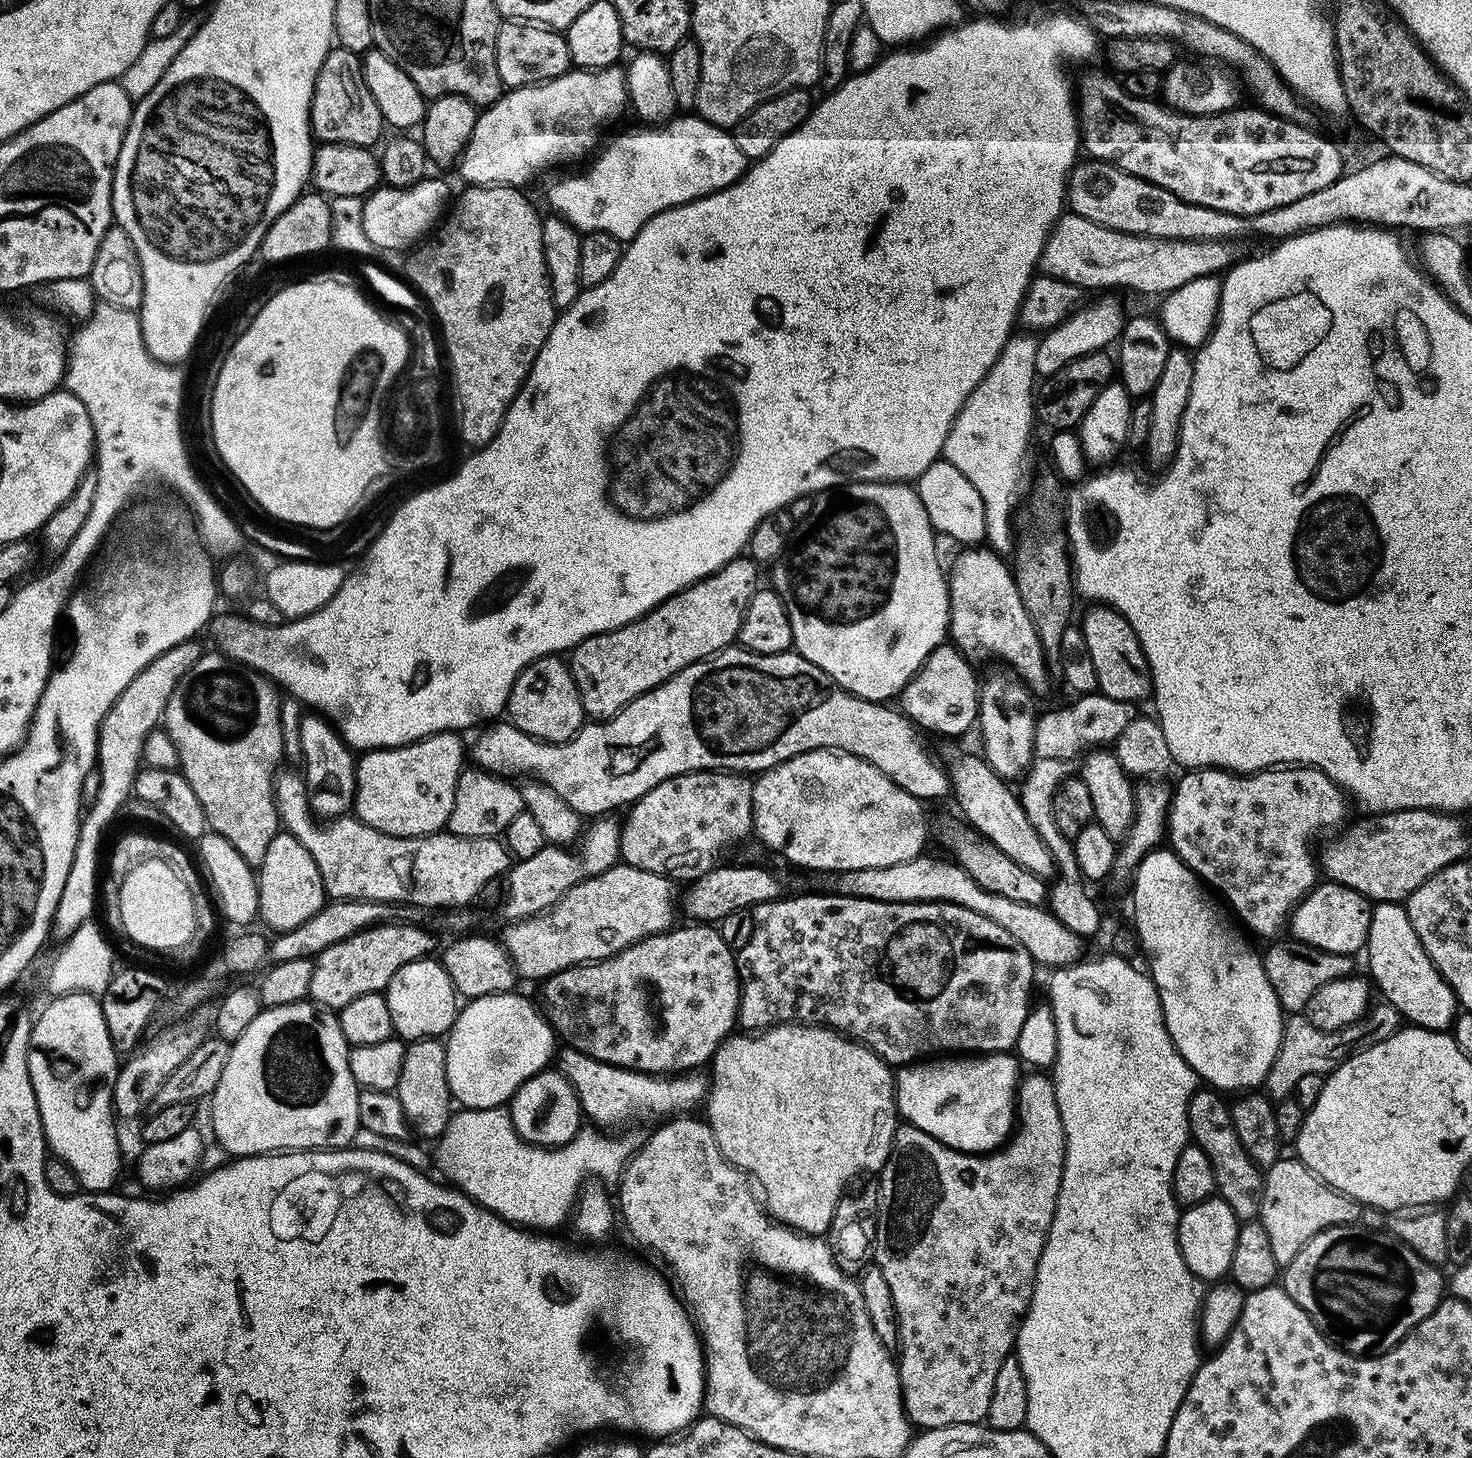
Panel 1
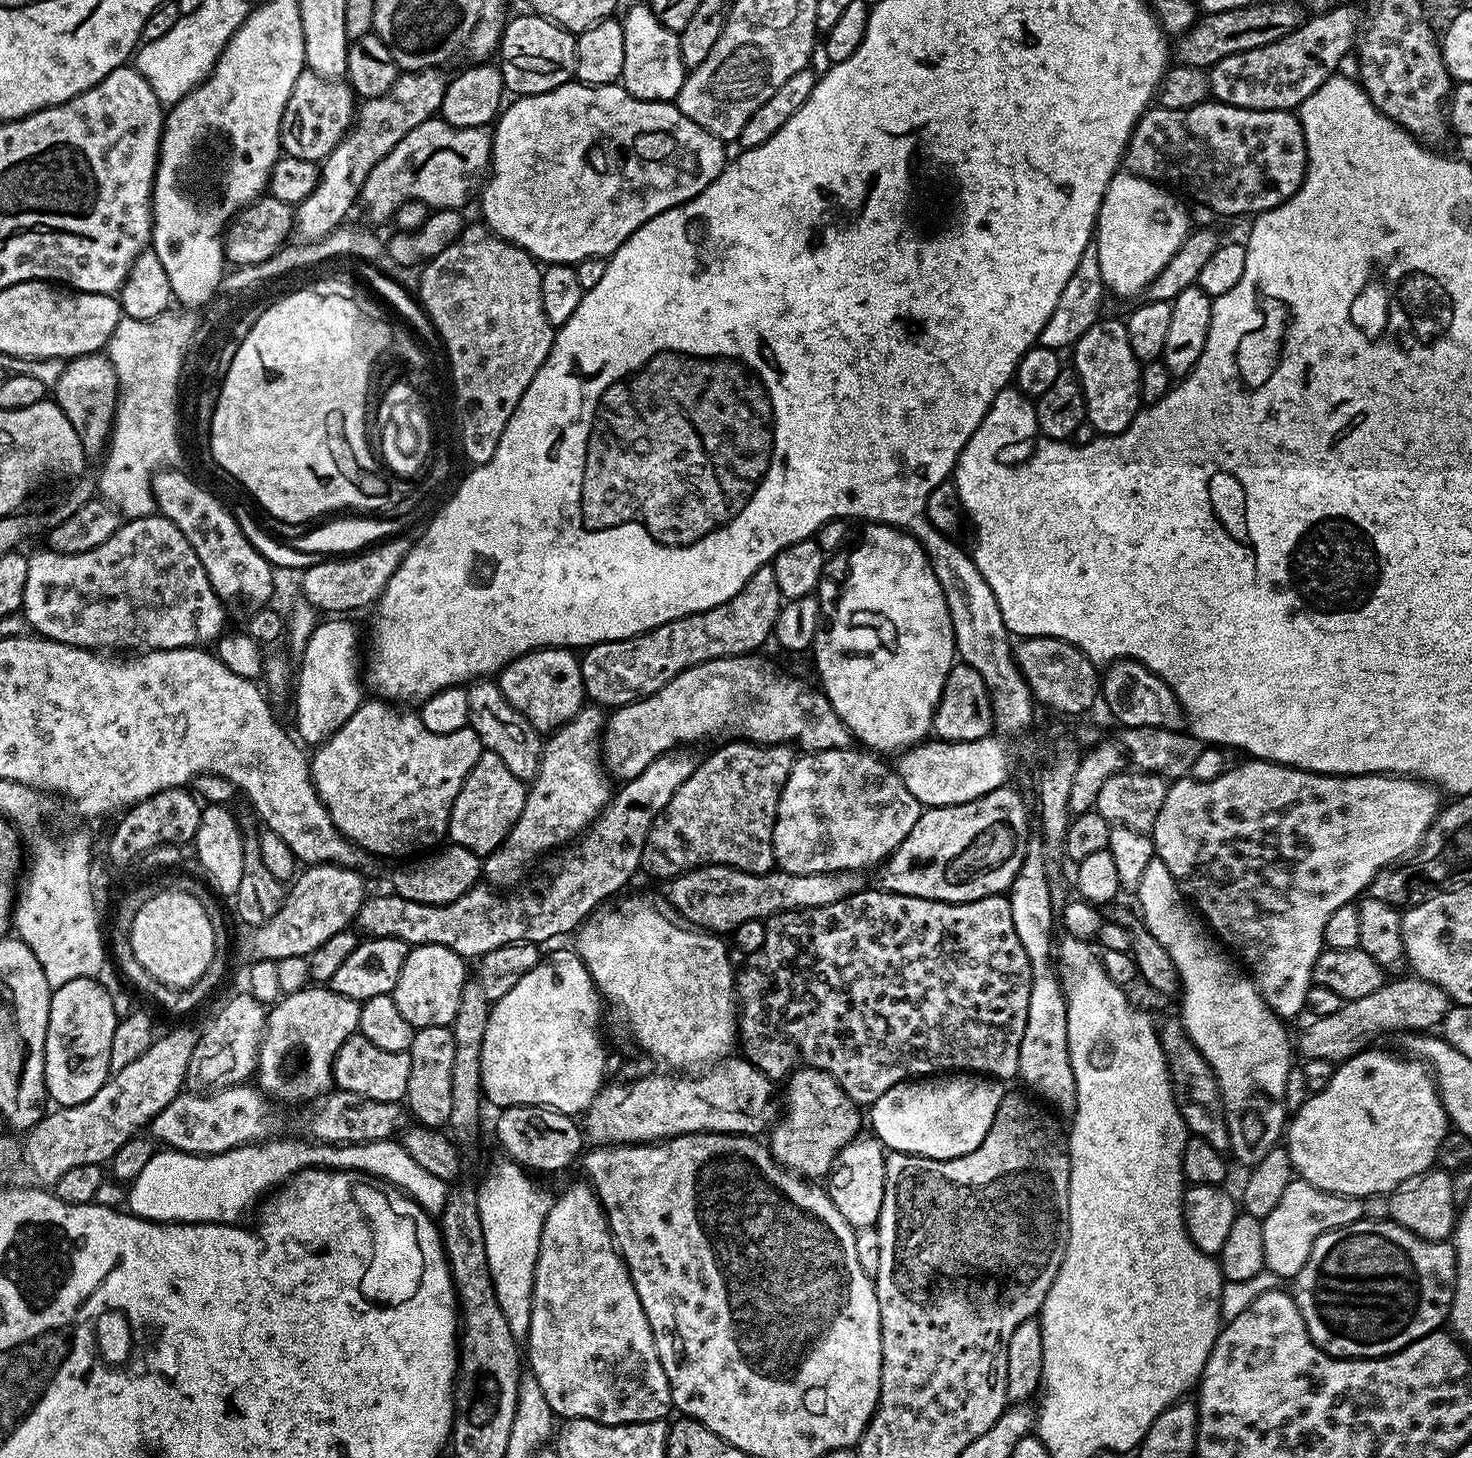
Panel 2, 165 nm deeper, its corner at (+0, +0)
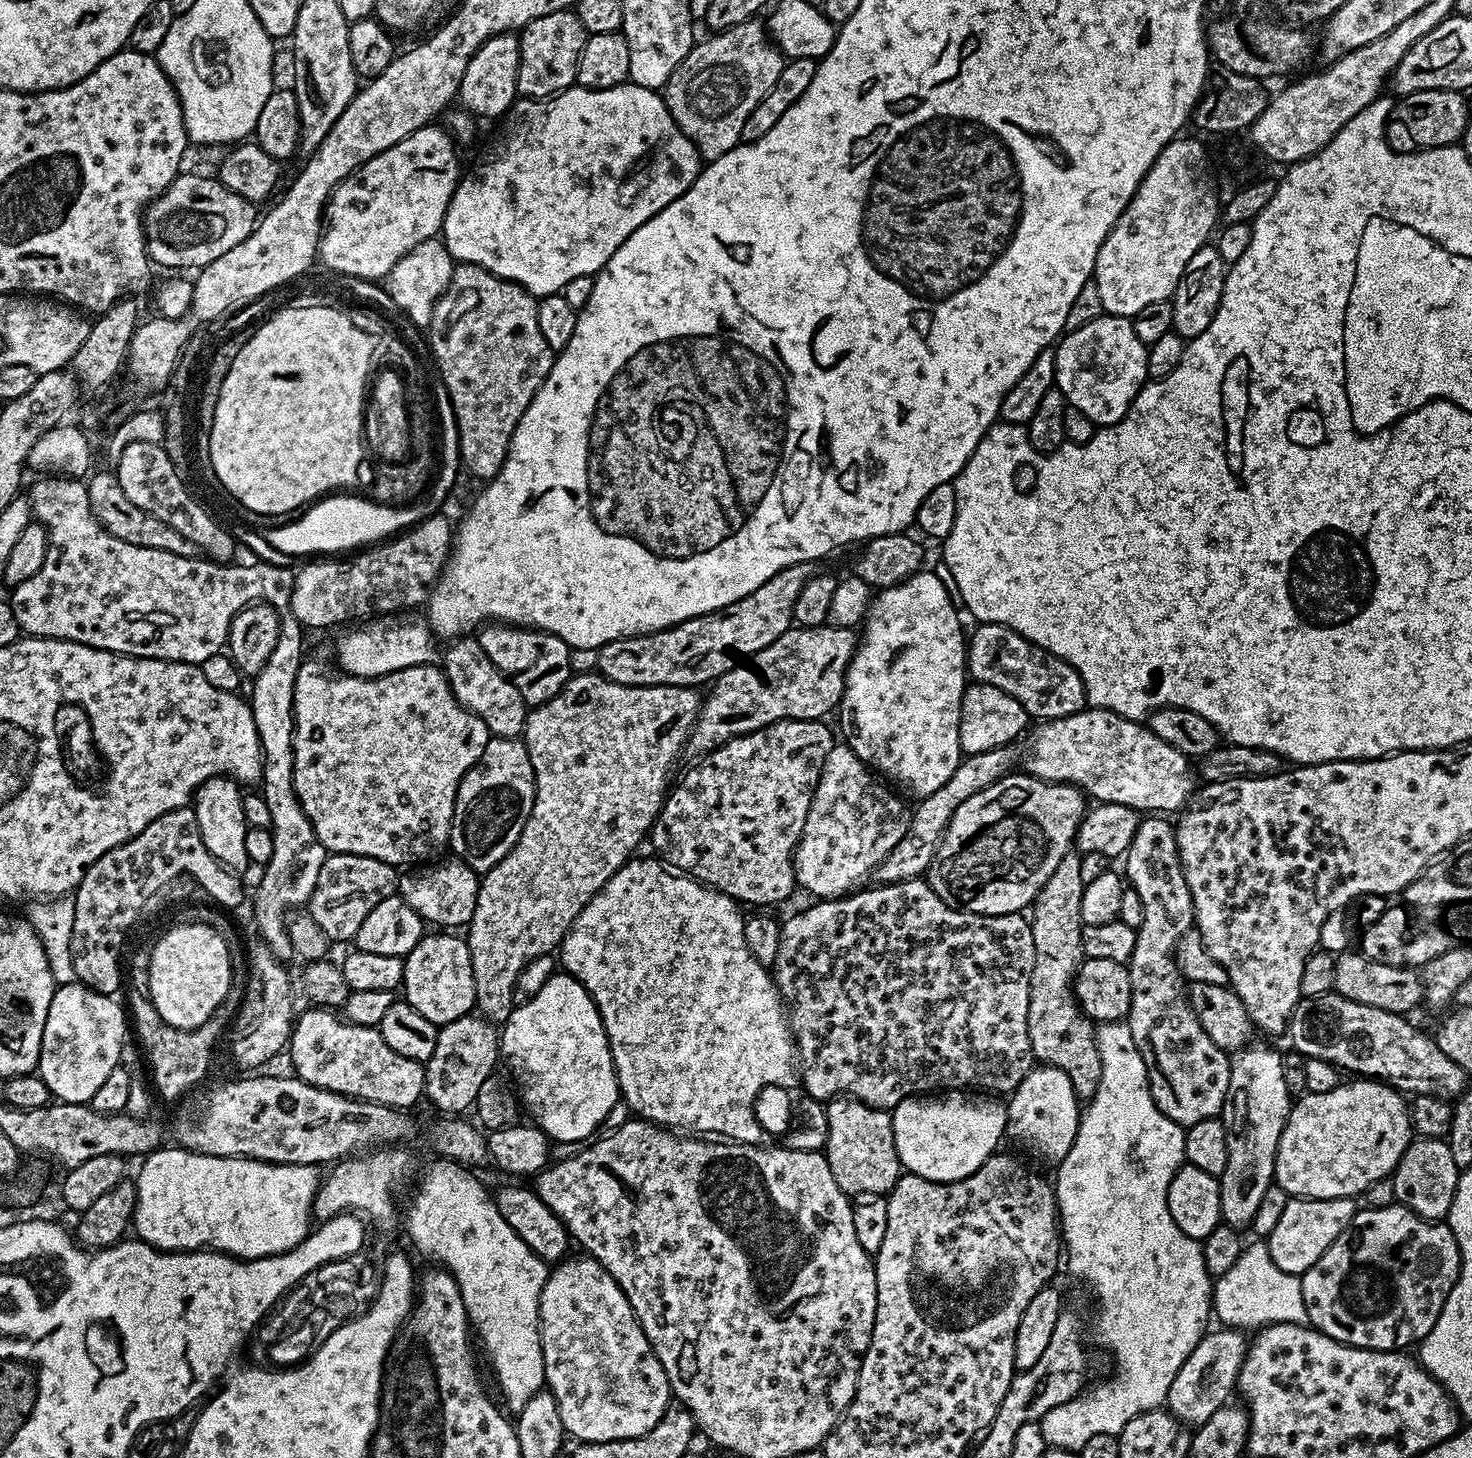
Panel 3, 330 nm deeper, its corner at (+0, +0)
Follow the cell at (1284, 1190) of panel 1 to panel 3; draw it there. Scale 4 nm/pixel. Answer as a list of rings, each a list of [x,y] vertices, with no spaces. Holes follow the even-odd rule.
[[[1350,1196],[1289,1198],[1286,1202],[1286,1210],[1282,1210],[1282,1218],[1278,1218],[1274,1230],[1270,1230],[1266,1238],[1270,1258],[1274,1258],[1275,1264],[1281,1270],[1286,1270],[1286,1274],[1303,1276],[1306,1270],[1310,1270],[1310,1266],[1314,1266],[1314,1262],[1318,1262],[1318,1258],[1322,1258],[1322,1254],[1326,1254],[1326,1250],[1330,1250],[1334,1238],[1338,1238],[1338,1234],[1346,1230],[1346,1226],[1358,1211],[1356,1203],[1357,1201]]]

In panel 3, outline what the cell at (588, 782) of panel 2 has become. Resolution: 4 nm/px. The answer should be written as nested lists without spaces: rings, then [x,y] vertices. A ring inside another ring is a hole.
[[[589,670],[579,674],[574,674],[566,682],[566,686],[562,686],[562,690],[558,694],[554,694],[554,698],[550,698],[550,702],[545,704],[535,705],[529,711],[528,722],[524,725],[524,730],[522,733],[522,739],[525,746],[528,748],[528,753],[530,754],[530,762],[534,766],[534,774],[536,775],[536,797],[534,798],[534,806],[530,810],[530,818],[526,818],[526,826],[522,826],[522,834],[518,838],[518,842],[506,854],[506,858],[502,858],[502,862],[498,862],[490,869],[490,871],[483,873],[482,879],[479,881],[479,888],[477,890],[477,905],[474,906],[473,918],[466,925],[466,939],[468,941],[468,949],[470,950],[470,966],[474,970],[474,994],[476,995],[476,1006],[475,1011],[479,1015],[483,1016],[489,1024],[495,1024],[497,1026],[504,1025],[505,1022],[510,1018],[514,1007],[514,1001],[512,995],[516,989],[516,979],[518,974],[522,974],[522,970],[526,967],[531,960],[535,960],[537,956],[546,956],[555,953],[559,949],[560,944],[563,942],[564,936],[567,935],[569,930],[571,930],[572,923],[575,919],[582,913],[583,908],[588,902],[600,890],[606,886],[606,882],[612,875],[620,869],[624,864],[628,863],[630,857],[633,855],[632,852],[640,844],[640,839],[647,837],[649,835],[650,829],[656,822],[657,816],[660,814],[660,808],[664,804],[666,799],[666,793],[669,791],[670,783],[668,784],[668,771],[672,768],[672,763],[676,760],[676,755],[679,757],[684,751],[684,744],[688,740],[688,735],[692,733],[692,727],[696,725],[696,719],[700,713],[700,706],[702,703],[702,696],[696,688],[683,688],[682,686],[670,686],[669,684],[655,684],[654,686],[626,686],[625,684],[619,684],[613,680],[607,680],[606,677],[601,676],[599,671]]]

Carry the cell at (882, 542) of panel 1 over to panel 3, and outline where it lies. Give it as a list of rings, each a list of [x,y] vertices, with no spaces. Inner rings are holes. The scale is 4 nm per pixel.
[[[921,570],[916,572],[898,586],[881,588],[873,595],[872,603],[869,604],[867,613],[862,621],[864,636],[862,632],[856,645],[856,652],[852,656],[852,661],[848,663],[848,673],[844,683],[844,697],[840,699],[838,705],[840,724],[844,727],[845,734],[848,735],[846,737],[848,747],[854,750],[854,754],[858,754],[858,758],[862,763],[867,764],[869,768],[875,770],[881,777],[889,776],[889,778],[884,778],[891,781],[893,785],[901,784],[906,791],[913,792],[916,798],[934,794],[934,790],[938,790],[939,787],[948,781],[950,774],[954,774],[954,770],[961,762],[962,753],[960,751],[960,739],[958,738],[958,726],[960,725],[962,694],[966,687],[966,628],[964,632],[963,626],[960,625],[960,616],[956,613],[958,604],[950,591],[949,585],[947,583],[944,585],[934,573],[928,571]]]

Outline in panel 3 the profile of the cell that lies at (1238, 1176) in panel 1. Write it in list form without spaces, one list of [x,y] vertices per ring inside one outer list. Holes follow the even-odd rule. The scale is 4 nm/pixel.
[[[1160,814],[1145,815],[1122,857],[1122,863],[1123,875],[1131,891],[1142,898],[1144,911],[1144,921],[1136,934],[1134,954],[1130,954],[1126,965],[1130,974],[1130,1010],[1126,1022],[1130,1026],[1130,1034],[1134,1034],[1134,1046],[1138,1046],[1142,1062],[1146,1062],[1150,1094],[1158,1110],[1162,1110],[1162,1114],[1166,1114],[1166,1118],[1170,1118],[1175,1124],[1187,1126],[1203,1120],[1217,1119],[1224,1111],[1232,1061],[1229,1053],[1214,1046],[1214,1042],[1210,1042],[1210,1034],[1202,1030],[1202,1022],[1198,1022],[1194,1010],[1188,1004],[1185,977],[1176,965],[1178,942],[1194,926],[1194,906],[1178,854],[1173,821]]]

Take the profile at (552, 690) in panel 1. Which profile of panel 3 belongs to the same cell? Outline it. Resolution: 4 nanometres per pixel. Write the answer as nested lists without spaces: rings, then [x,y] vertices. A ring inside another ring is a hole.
[[[488,622],[479,629],[478,639],[490,662],[494,662],[501,674],[510,682],[514,682],[514,686],[518,686],[518,694],[522,694],[522,698],[530,706],[550,702],[550,698],[554,698],[554,694],[558,694],[562,686],[566,686],[568,679],[574,675],[573,649],[553,632]]]

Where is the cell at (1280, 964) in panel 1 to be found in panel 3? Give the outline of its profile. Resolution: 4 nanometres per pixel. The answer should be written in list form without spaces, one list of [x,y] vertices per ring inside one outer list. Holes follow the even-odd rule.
[[[1359,950],[1341,952],[1336,956],[1334,992],[1352,1002],[1361,1003],[1362,1006],[1401,1014],[1411,1014],[1416,1007],[1421,1007],[1424,999],[1424,987],[1419,971],[1408,966],[1399,968],[1393,964],[1374,962]]]

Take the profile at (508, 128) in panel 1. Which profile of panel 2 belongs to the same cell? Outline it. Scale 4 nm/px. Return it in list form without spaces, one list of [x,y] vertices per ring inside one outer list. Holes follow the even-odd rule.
[[[433,118],[414,126],[374,170],[360,191],[362,208],[374,223],[391,221],[401,204],[418,200],[429,209],[463,209],[464,203],[481,187],[492,163],[492,133],[487,127],[455,128],[442,118]]]

